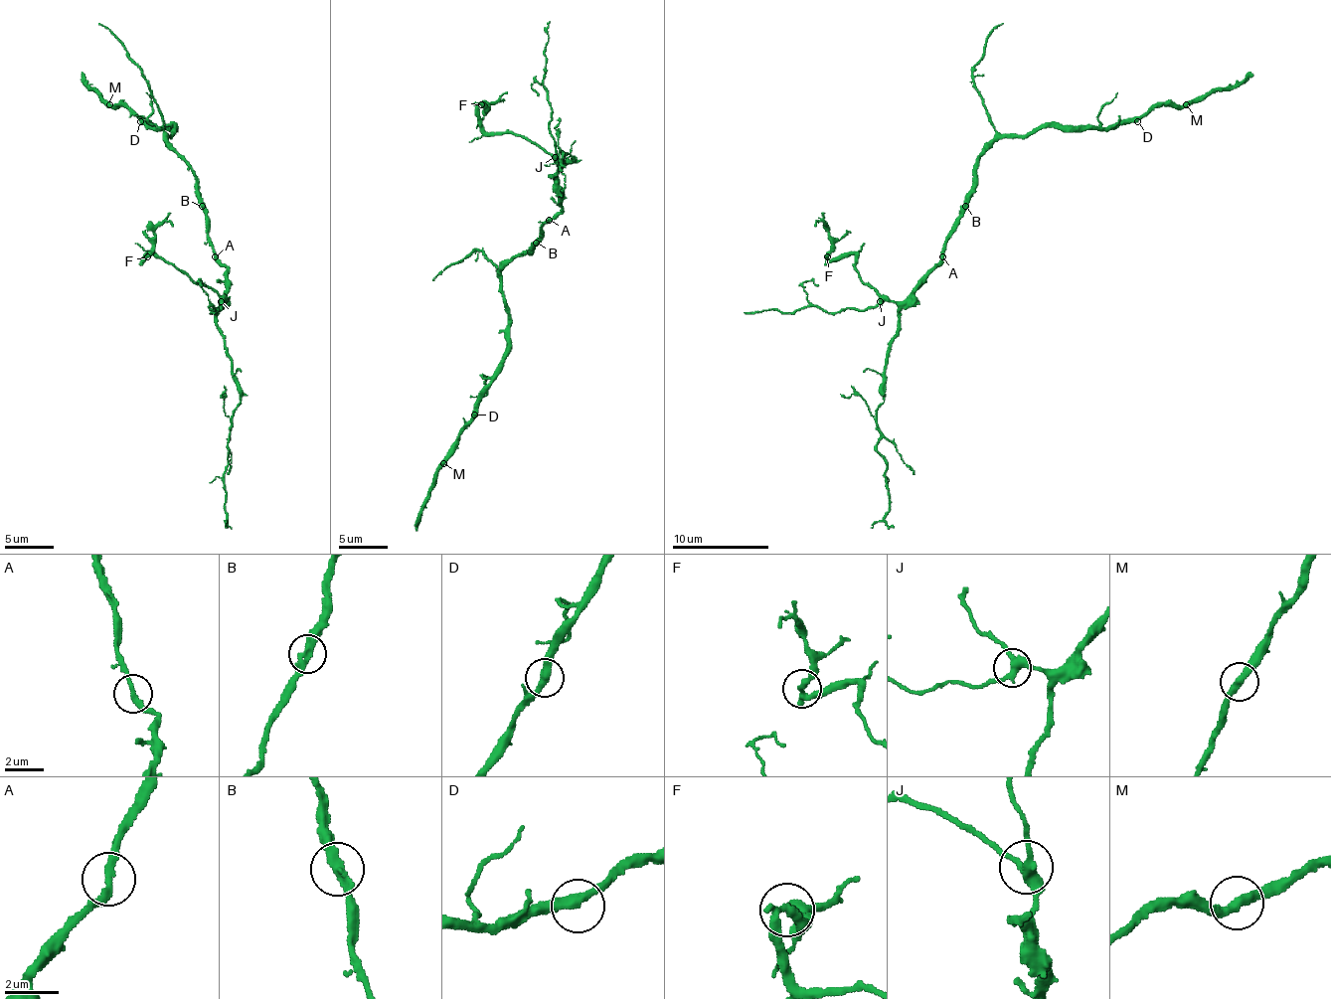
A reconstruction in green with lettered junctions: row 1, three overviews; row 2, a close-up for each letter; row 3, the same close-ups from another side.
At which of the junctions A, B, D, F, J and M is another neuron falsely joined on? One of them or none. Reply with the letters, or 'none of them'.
none of them

